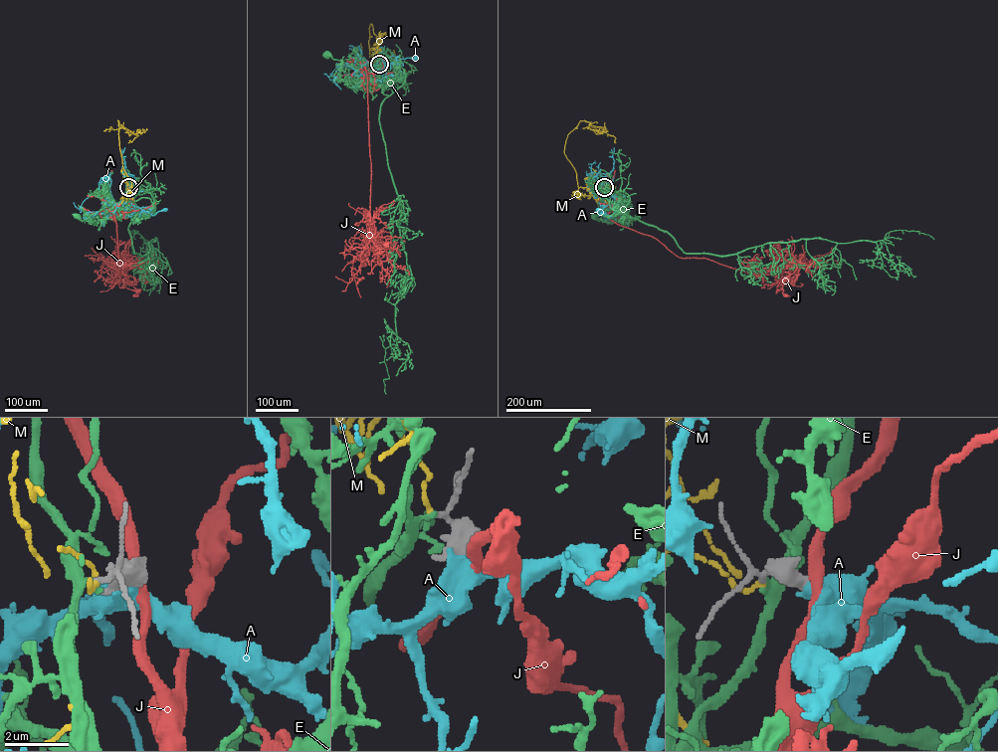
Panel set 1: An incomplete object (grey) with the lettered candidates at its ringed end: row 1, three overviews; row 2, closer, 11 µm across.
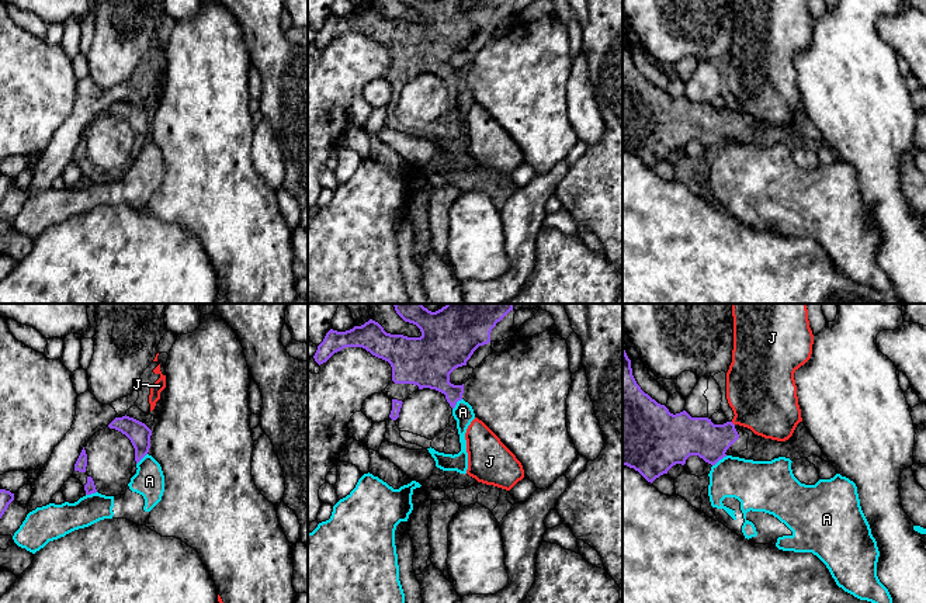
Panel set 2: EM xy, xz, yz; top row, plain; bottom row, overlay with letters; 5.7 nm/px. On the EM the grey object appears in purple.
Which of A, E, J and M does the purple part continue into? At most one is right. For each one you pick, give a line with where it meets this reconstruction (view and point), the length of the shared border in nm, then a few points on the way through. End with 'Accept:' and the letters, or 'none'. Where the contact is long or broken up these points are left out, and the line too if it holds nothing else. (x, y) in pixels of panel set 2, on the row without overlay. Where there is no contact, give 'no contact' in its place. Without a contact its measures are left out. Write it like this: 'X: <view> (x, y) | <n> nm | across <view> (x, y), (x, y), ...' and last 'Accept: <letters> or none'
Accept: none

